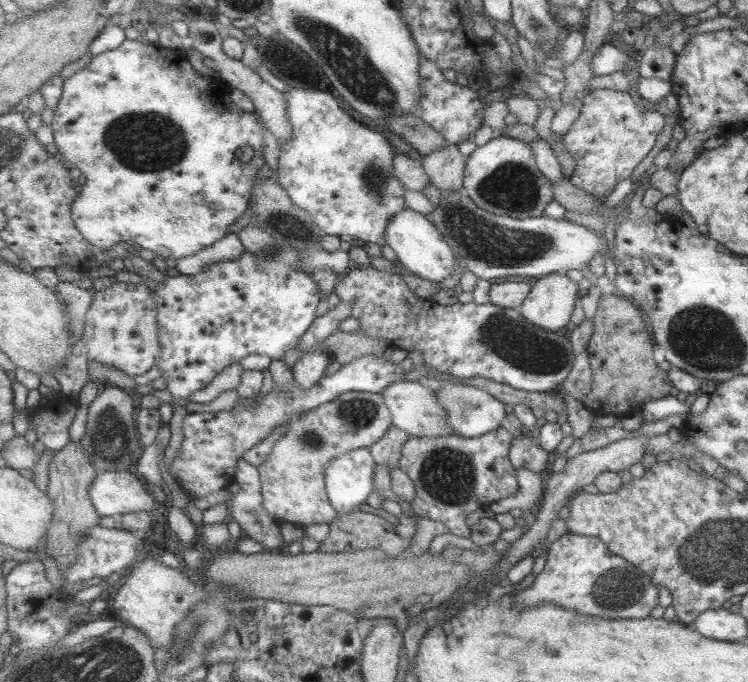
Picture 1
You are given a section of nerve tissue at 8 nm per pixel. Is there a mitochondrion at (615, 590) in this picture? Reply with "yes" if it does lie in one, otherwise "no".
yes

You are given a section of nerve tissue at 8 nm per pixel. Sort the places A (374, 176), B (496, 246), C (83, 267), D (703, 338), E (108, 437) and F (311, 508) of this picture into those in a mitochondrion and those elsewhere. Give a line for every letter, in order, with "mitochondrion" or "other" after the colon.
A: mitochondrion
B: mitochondrion
C: other
D: mitochondrion
E: mitochondrion
F: other

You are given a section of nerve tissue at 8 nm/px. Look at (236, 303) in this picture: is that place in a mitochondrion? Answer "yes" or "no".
no

